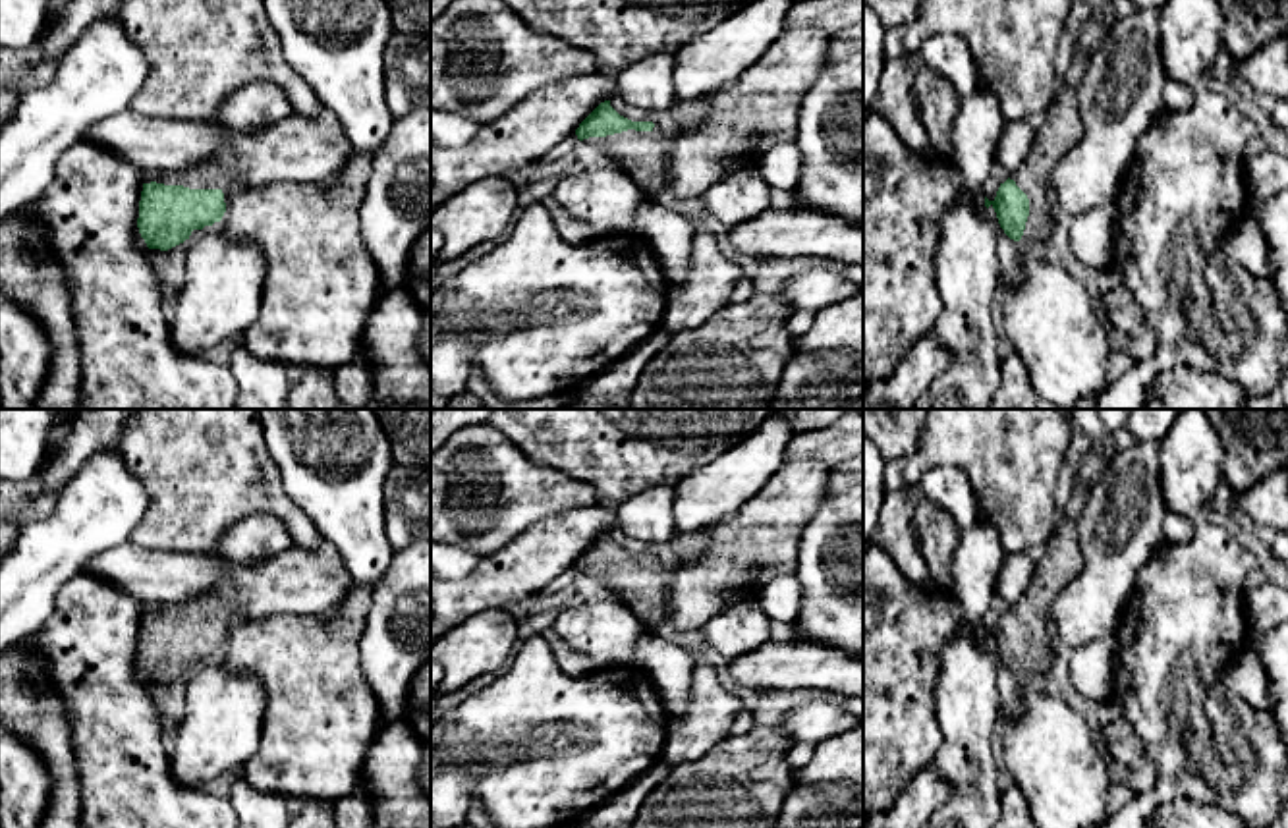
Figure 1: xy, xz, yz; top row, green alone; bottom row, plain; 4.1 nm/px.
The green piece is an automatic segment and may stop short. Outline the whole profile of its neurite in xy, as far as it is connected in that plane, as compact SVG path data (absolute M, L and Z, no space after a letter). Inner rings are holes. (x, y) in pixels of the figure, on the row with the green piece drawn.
M224 160L145 174L137 228L147 247L168 251L220 224L234 179Z

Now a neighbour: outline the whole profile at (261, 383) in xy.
M238 342L230 371L238 384L236 409L286 409L292 384L284 363L257 357Z

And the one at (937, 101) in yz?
M921 64L911 85L911 100L929 135L931 147L942 160L950 160L954 154L952 124L962 98L950 79Z

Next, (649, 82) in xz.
M647 54L618 75L618 95L639 108L668 110L676 102L676 60L672 54Z

